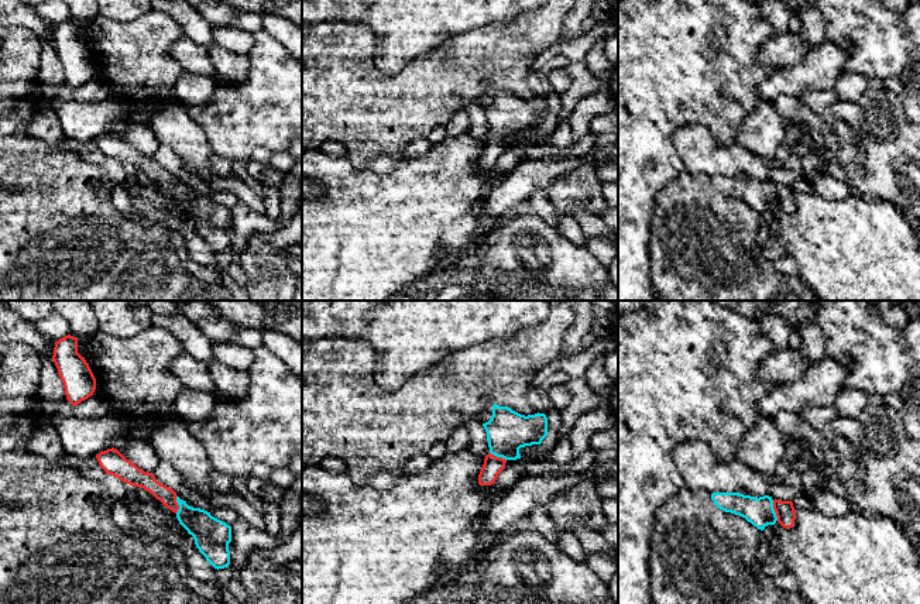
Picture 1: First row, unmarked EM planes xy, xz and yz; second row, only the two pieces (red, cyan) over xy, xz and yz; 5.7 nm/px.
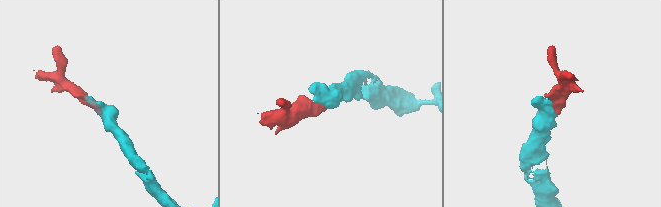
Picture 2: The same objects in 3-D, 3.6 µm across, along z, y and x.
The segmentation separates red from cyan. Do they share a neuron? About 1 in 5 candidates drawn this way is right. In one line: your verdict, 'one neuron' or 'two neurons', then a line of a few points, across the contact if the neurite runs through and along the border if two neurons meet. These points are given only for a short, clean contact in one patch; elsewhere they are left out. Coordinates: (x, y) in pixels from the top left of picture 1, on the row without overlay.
one neuron; line yz (785, 195), (775, 195), (759, 195)

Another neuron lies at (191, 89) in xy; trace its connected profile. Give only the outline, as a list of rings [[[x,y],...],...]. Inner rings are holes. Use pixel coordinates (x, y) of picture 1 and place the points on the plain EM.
[[[182,72],[175,80],[174,93],[186,106],[206,106],[213,95],[216,82],[213,78]]]

